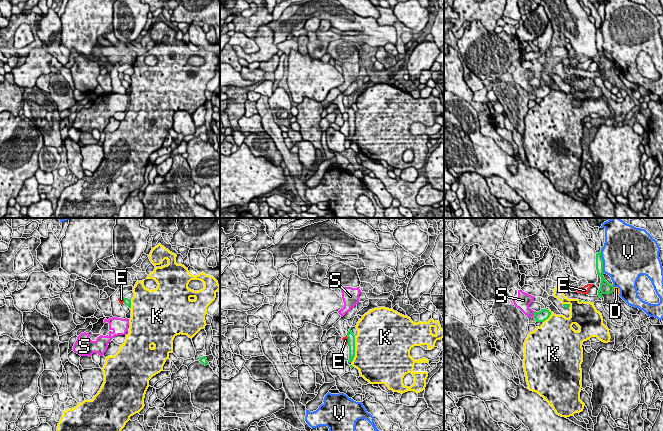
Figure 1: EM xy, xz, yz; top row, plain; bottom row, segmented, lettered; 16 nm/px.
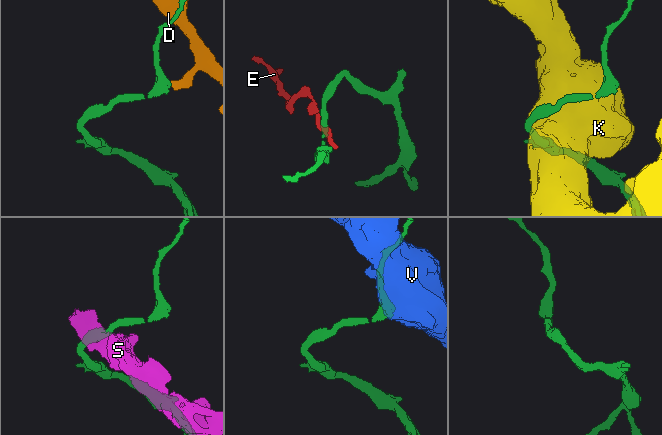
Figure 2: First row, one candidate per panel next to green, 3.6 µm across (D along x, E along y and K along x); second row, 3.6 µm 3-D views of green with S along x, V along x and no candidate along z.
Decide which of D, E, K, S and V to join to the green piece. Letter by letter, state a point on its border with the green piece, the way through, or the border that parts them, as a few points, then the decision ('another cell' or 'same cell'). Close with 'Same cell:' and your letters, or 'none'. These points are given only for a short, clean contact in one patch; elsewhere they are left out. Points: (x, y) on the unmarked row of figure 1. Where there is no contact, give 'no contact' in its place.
D: meets green in yz at (613, 65); border along yz (613, 63), (614, 67); another cell
E: meets green in xz at (348, 115); border along xz (346, 111), (348, 119); another cell
K: meets green in xz at (354, 125); another cell
S: meets green in yz at (534, 90); border along yz (535, 87), (532, 93); another cell
V: meets green in yz at (602, 36); another cell
Same cell: none

